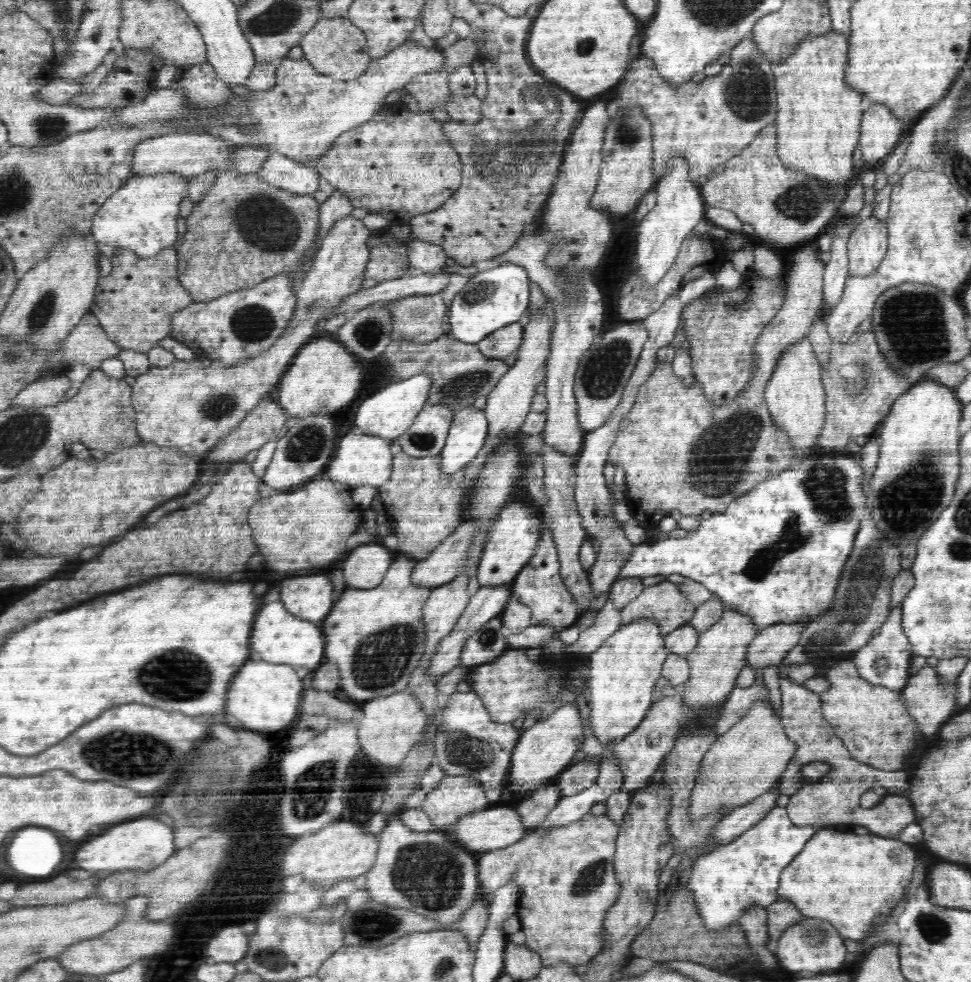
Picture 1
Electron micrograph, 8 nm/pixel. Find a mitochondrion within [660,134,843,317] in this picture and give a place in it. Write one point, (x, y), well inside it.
(800, 202)

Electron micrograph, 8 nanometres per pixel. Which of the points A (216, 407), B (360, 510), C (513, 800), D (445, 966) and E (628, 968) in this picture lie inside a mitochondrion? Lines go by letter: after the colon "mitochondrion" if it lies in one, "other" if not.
A: mitochondrion
B: other
C: other
D: mitochondrion
E: other

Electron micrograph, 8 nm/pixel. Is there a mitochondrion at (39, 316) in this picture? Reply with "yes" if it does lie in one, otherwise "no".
yes

